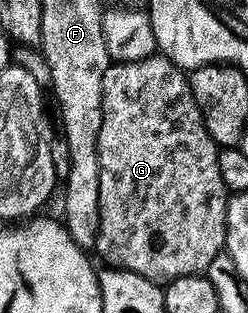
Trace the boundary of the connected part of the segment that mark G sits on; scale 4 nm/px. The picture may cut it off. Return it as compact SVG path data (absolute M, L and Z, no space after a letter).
M156 54L145 58L141 62L129 62L128 64L112 63L111 69L105 74L105 90L103 91L103 125L101 126L101 138L99 139L99 157L101 158L101 222L99 243L97 247L97 255L104 260L106 267L111 270L121 272L132 272L141 278L145 278L149 282L166 286L171 284L177 278L189 278L190 276L201 276L207 273L209 266L213 266L213 258L224 255L227 246L227 205L229 203L229 193L225 186L225 178L221 178L221 162L219 161L219 153L221 149L218 144L213 142L213 138L209 134L209 130L203 121L203 112L199 109L197 98L191 89L191 82L188 73L184 69L179 68L171 60L162 54Z

